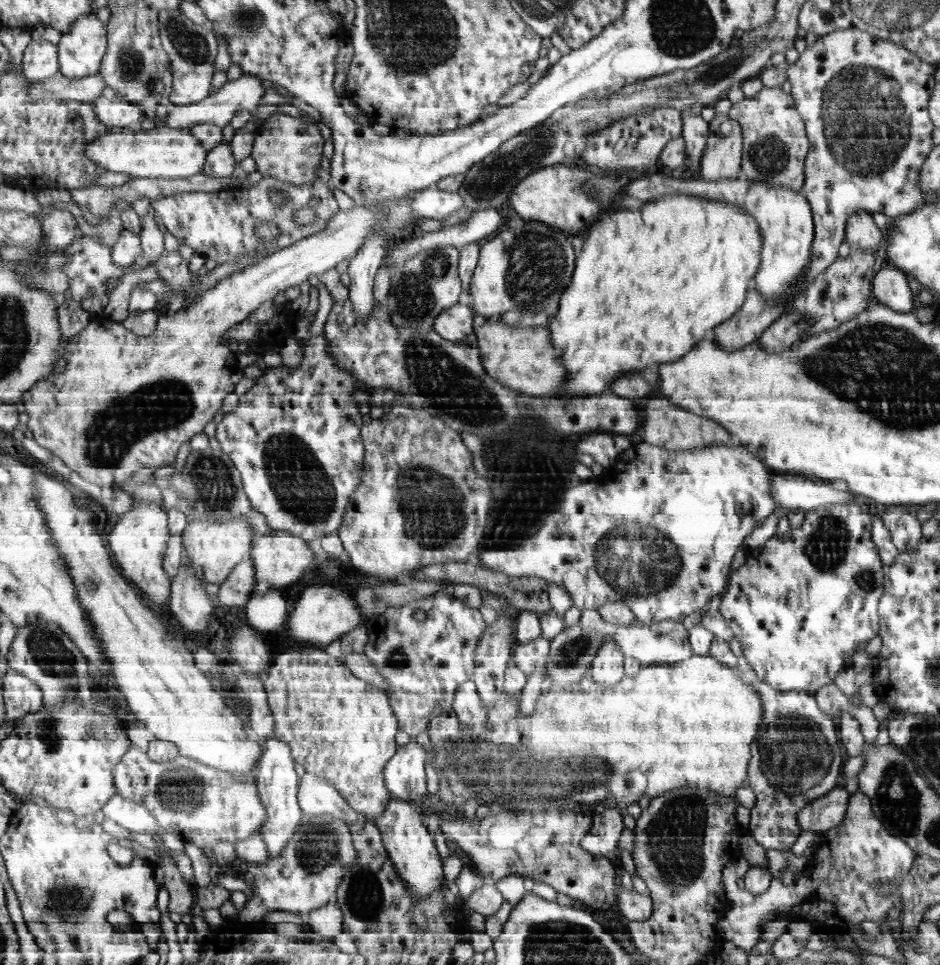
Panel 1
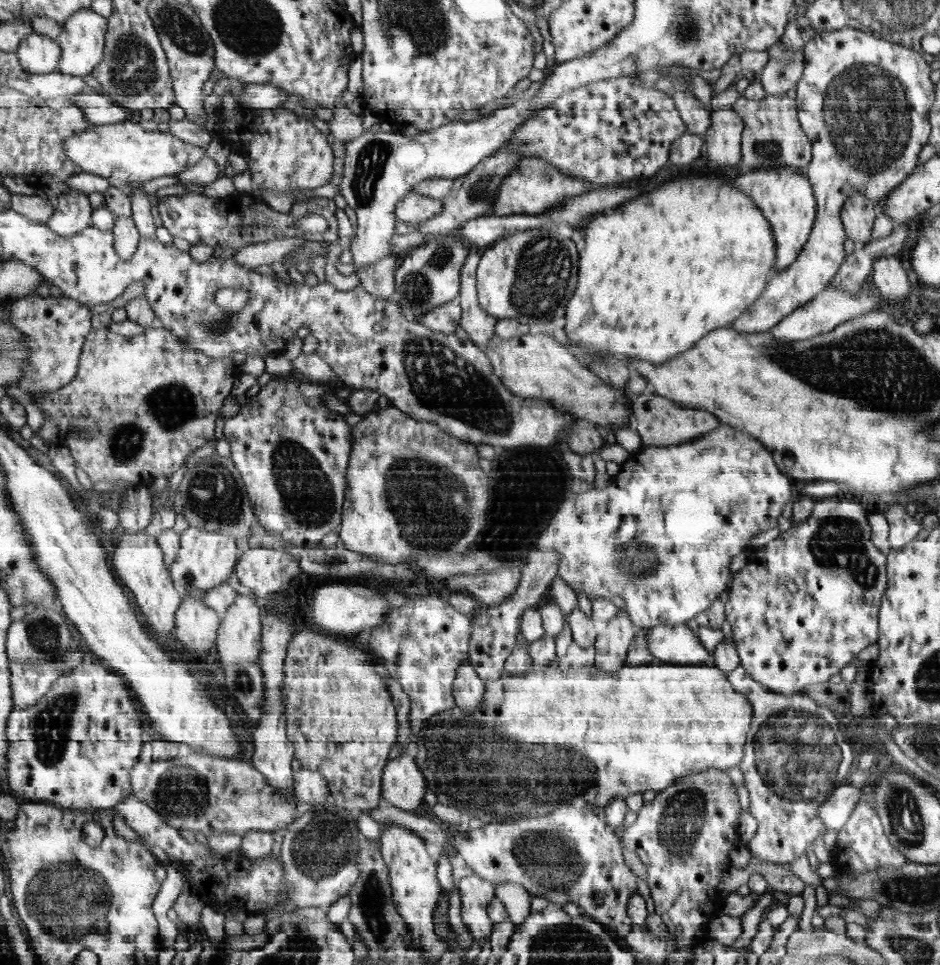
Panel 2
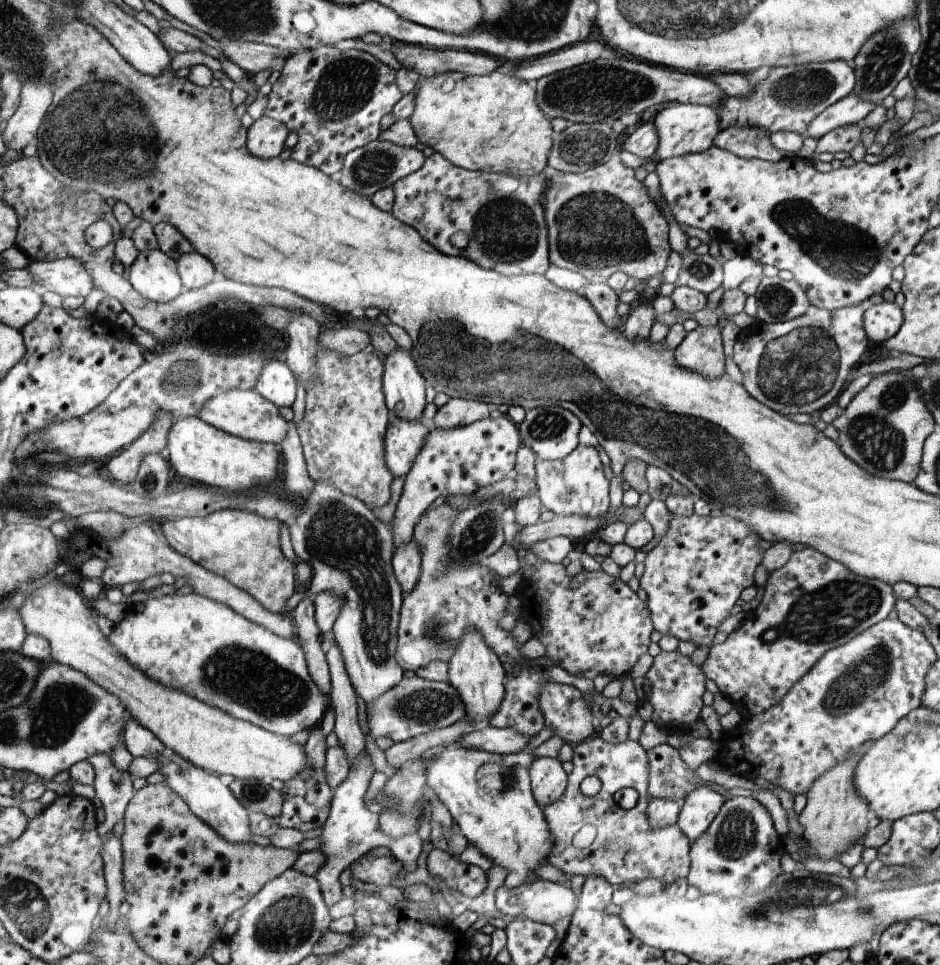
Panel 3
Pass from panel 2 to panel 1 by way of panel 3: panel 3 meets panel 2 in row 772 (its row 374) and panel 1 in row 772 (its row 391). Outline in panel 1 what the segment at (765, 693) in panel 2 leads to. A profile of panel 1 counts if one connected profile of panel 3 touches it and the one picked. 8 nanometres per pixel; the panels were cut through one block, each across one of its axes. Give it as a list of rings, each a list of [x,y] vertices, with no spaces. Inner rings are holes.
[[[761,680],[749,682],[749,686],[759,694],[763,702],[763,720],[761,720],[761,730],[757,738],[753,740],[753,744],[749,744],[749,768],[745,772],[745,782],[755,794],[755,804],[751,808],[751,820],[747,824],[747,834],[751,834],[753,840],[759,846],[763,846],[767,852],[771,850],[785,852],[785,850],[791,850],[791,846],[803,834],[803,830],[797,826],[799,810],[823,798],[829,790],[843,786],[843,776],[845,776],[845,766],[849,762],[849,754],[845,750],[845,744],[841,744],[839,720],[833,720],[831,714],[825,714],[819,708],[813,694],[779,692]]]

